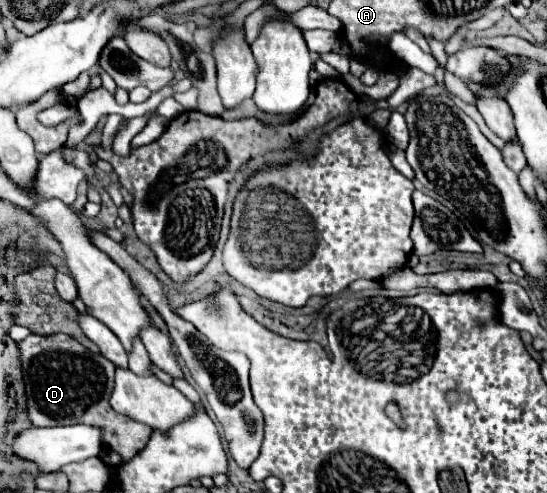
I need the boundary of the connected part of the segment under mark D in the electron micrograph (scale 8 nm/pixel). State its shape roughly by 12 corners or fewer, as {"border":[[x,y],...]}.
{"border":[[66,334],[18,342],[34,426],[102,428],[120,464],[152,428],[108,404],[116,370]]}

